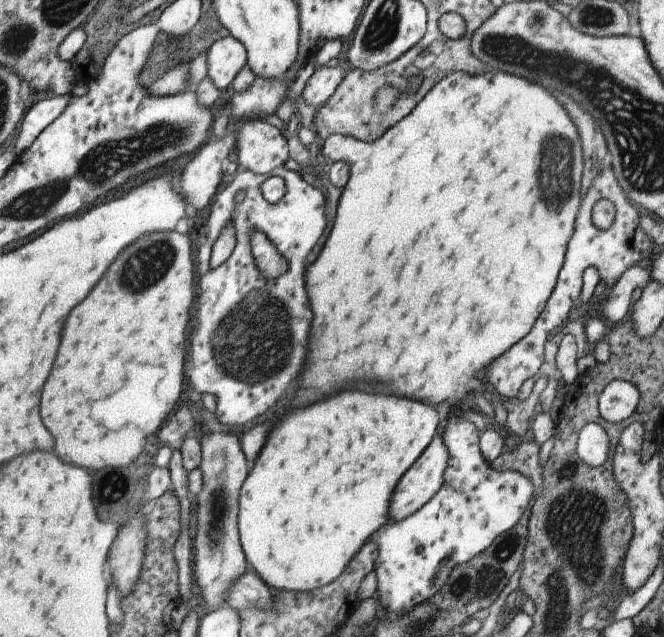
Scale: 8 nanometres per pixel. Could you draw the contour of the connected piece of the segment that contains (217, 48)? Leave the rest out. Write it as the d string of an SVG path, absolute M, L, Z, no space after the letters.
M232 36L222 38L207 50L207 78L218 88L228 88L245 68L247 53L242 42Z

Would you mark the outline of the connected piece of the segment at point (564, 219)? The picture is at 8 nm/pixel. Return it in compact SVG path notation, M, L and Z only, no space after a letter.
M486 70L478 75L468 75L455 71L440 80L404 119L375 142L366 143L336 134L326 138L320 150L334 163L342 162L349 167L349 180L342 189L334 225L322 252L313 264L306 265L306 286L310 290L310 302L314 304L314 336L310 336L310 366L300 380L294 406L304 406L344 386L372 392L374 386L384 386L394 394L426 400L435 408L444 402L451 406L468 396L484 394L489 389L484 374L490 364L530 332L546 307L575 230L584 196L581 191L583 149L577 127L564 106L544 86L511 73Z

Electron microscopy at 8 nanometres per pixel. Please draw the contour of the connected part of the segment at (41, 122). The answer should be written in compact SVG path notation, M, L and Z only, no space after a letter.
M49 94L26 112L26 116L22 118L22 126L16 136L16 146L13 150L17 157L28 150L44 128L62 115L62 112L68 107L69 101L69 95Z

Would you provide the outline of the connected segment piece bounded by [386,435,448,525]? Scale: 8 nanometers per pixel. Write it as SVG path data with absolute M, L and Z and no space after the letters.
M436 435L432 438L432 442L426 447L426 450L418 457L418 460L400 478L400 482L398 482L394 494L392 494L392 500L390 500L390 518L388 518L386 525L395 524L402 518L420 510L440 490L447 466L448 450L444 446L442 436Z

